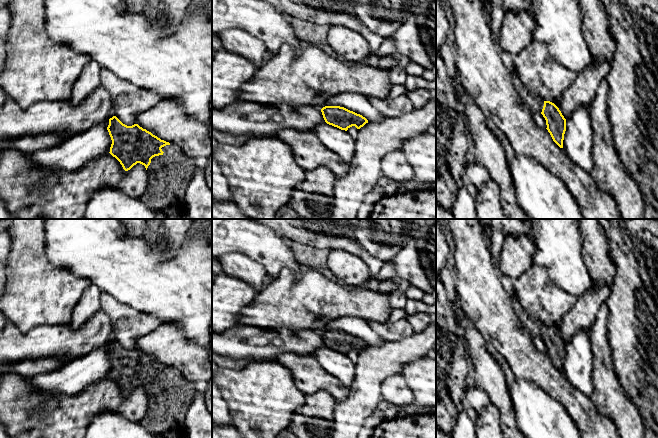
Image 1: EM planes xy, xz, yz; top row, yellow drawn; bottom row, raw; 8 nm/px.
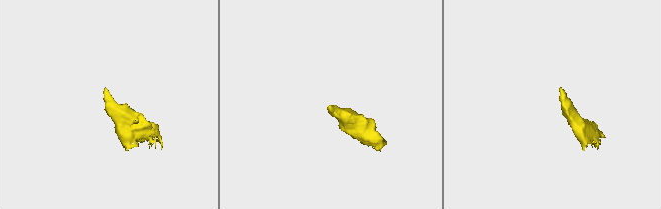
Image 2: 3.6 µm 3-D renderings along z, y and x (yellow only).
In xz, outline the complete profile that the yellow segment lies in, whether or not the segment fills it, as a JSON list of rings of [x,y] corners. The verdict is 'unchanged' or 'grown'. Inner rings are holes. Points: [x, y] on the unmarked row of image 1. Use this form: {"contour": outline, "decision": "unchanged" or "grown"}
{"contour": [[[325,330],[321,336],[327,348],[345,355],[352,350],[360,353],[368,347],[368,344],[362,339],[340,330]]], "decision": "unchanged"}

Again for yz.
{"contour": [[[513,290],[509,293],[513,308],[520,318],[522,324],[530,332],[531,336],[540,336],[546,344],[547,354],[553,365],[563,372],[564,358],[566,355],[566,343],[559,332],[550,325],[543,325],[541,322],[527,315],[520,302],[515,298]]], "decision": "grown"}

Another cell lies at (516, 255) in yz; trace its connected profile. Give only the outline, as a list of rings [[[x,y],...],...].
[[[529,233],[509,234],[500,253],[499,269],[503,276],[515,280],[533,265],[533,241]]]

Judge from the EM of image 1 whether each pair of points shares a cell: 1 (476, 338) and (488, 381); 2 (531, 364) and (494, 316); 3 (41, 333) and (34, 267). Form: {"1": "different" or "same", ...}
{"1": "same", "2": "same", "3": "different"}

